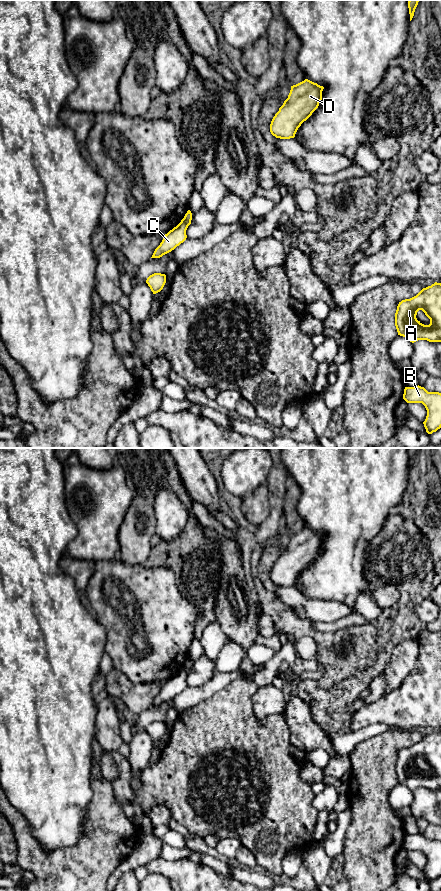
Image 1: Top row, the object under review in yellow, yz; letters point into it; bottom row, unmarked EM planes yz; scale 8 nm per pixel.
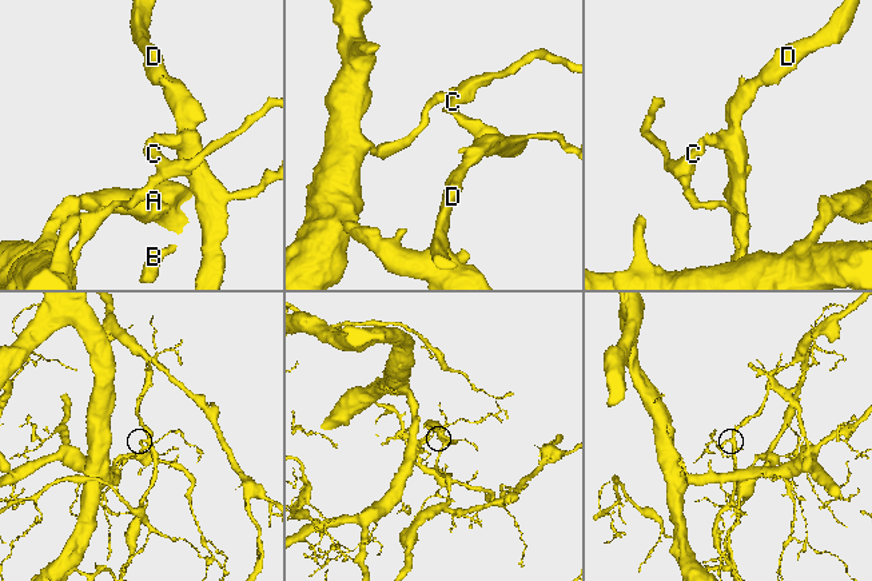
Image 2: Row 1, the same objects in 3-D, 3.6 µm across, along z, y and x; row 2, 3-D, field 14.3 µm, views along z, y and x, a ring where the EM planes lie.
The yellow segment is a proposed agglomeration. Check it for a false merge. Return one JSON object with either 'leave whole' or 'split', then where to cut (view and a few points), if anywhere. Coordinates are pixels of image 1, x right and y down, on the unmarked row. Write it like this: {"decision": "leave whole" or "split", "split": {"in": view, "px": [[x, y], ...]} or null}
{"decision": "split", "split": {"in": "yz", "px": [[183, 666], [187, 674]]}}

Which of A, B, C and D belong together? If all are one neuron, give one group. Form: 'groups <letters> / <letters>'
groups A B C / D

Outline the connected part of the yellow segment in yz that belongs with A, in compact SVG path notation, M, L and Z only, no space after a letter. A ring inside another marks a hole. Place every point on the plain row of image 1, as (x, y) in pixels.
M435 730L423 736L416 744L399 750L395 761L395 774L398 783L407 786L412 791L418 788L441 790L441 731ZM419 758L422 758L430 767L429 773L424 773L417 768L416 763Z

